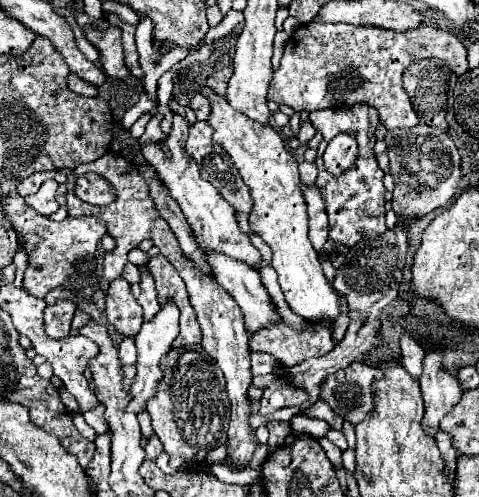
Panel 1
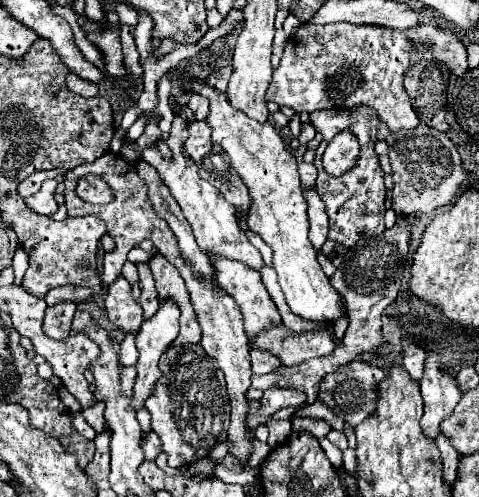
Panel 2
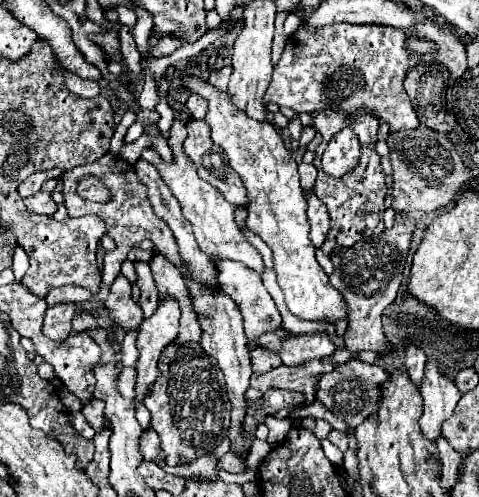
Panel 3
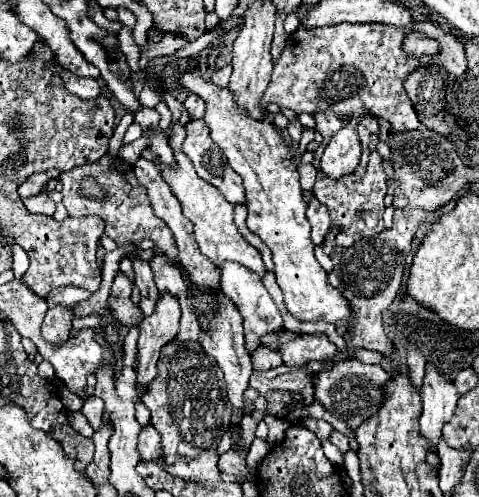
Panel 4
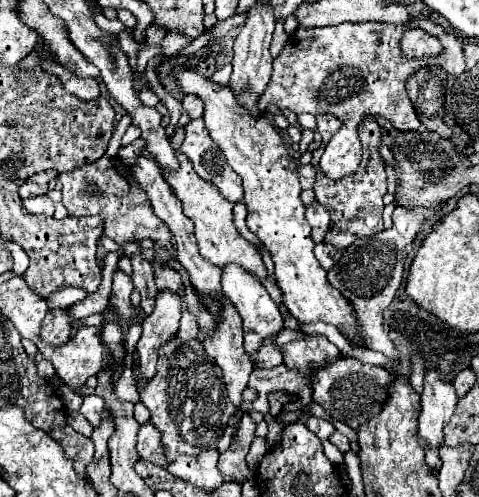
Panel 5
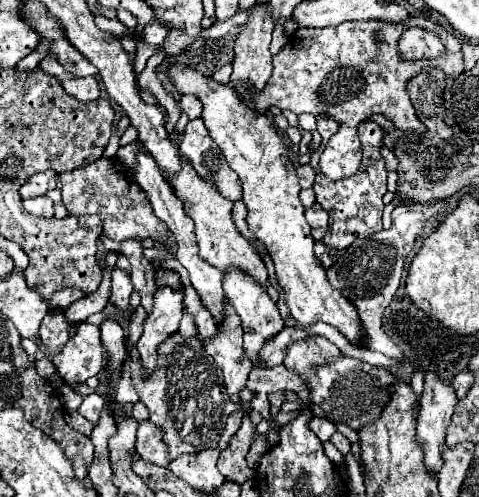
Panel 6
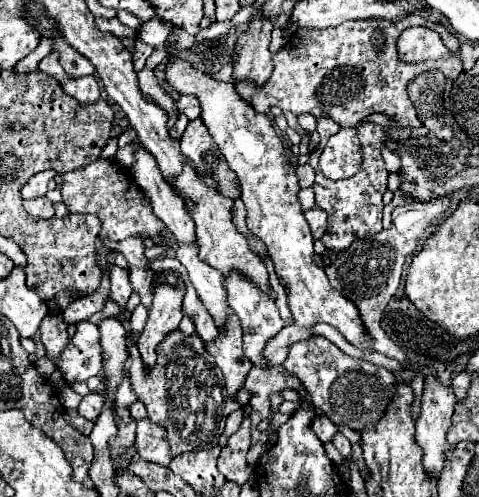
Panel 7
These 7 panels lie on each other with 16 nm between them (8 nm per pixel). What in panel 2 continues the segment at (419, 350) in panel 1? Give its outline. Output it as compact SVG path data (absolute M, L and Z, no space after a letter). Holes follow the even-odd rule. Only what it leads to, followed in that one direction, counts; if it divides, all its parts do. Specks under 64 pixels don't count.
M404 338L402 340L402 348L404 348L404 368L406 372L412 376L414 382L418 382L422 378L422 372L424 372L424 360L426 360L426 354L422 348L418 348L412 340Z

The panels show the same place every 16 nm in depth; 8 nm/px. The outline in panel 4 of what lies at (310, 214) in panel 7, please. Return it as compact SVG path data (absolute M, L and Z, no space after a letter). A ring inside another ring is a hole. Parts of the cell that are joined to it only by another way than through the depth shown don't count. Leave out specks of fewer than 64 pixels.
M312 198L312 202L308 204L308 210L306 210L306 218L308 218L310 226L312 226L310 238L312 238L314 244L322 244L324 236L326 236L326 232L330 228L330 216L328 216L326 210L320 210L320 208L322 208L322 204L316 198Z

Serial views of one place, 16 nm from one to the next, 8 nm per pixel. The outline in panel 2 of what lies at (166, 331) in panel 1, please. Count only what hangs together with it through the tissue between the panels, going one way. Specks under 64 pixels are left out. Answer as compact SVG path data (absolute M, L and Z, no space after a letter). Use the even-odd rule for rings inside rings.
M166 298L164 302L160 302L158 312L144 320L140 326L140 332L136 336L136 348L138 348L138 362L136 362L136 384L134 384L134 400L132 400L132 408L138 410L140 406L144 406L144 400L152 394L152 388L156 384L156 380L160 378L160 370L158 370L158 360L162 356L162 352L174 342L174 338L178 336L178 318L180 318L180 308L172 298Z

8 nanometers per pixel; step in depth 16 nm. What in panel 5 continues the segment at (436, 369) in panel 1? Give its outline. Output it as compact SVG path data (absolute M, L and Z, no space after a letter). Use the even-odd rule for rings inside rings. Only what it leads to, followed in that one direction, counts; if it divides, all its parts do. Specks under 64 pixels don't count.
M428 370L424 378L424 392L420 396L420 416L418 416L418 438L424 442L426 466L438 472L440 446L444 444L444 428L454 412L458 402L456 390L452 384L446 384L436 370Z

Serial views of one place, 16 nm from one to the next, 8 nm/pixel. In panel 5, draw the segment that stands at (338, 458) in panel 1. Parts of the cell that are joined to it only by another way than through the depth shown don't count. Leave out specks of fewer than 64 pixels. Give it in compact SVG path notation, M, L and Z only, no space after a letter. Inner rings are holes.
M326 440L322 446L324 446L324 452L326 452L326 456L328 456L328 460L330 460L332 464L336 464L336 466L342 466L342 464L344 464L344 456L342 456L342 452L340 452L332 442Z

